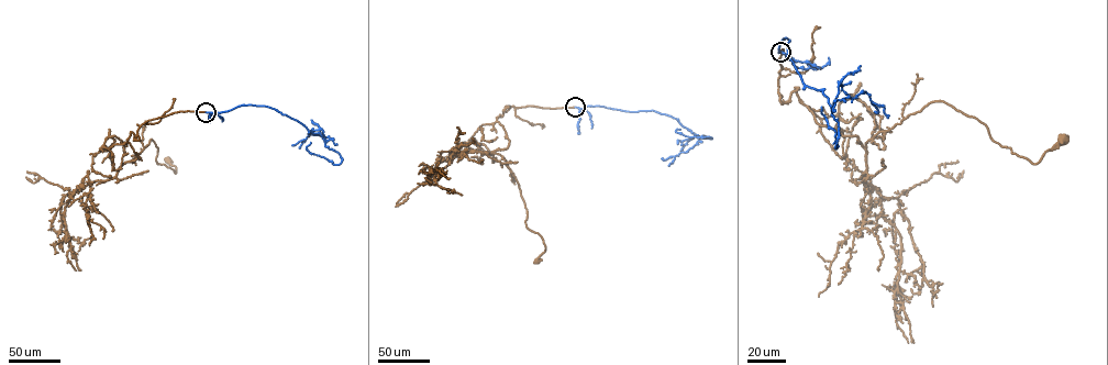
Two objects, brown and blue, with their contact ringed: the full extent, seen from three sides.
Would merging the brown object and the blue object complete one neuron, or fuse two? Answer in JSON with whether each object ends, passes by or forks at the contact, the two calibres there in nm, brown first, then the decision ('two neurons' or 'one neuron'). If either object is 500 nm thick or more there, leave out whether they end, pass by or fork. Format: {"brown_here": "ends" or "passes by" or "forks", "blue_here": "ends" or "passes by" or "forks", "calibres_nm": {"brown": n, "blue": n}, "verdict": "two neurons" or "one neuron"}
{"brown_here": "ends", "blue_here": "ends", "calibres_nm": {"brown": 240, "blue": 180}, "verdict": "one neuron"}

